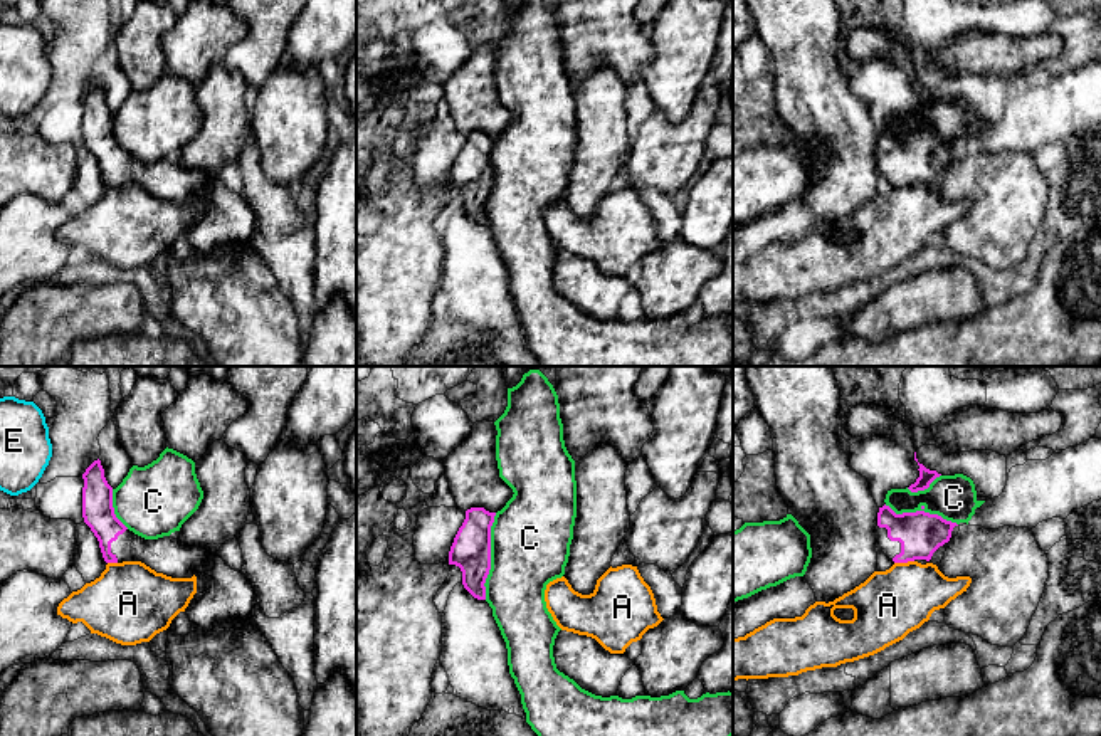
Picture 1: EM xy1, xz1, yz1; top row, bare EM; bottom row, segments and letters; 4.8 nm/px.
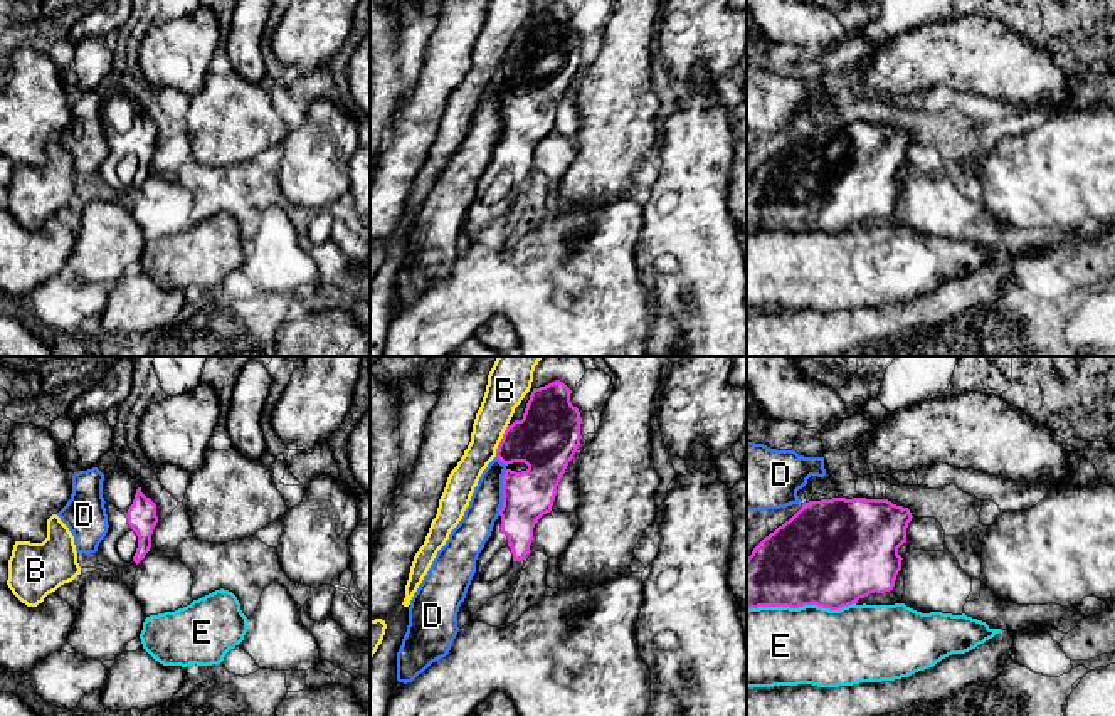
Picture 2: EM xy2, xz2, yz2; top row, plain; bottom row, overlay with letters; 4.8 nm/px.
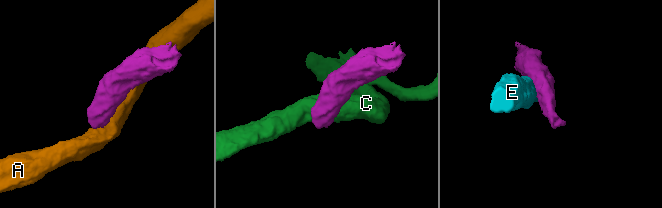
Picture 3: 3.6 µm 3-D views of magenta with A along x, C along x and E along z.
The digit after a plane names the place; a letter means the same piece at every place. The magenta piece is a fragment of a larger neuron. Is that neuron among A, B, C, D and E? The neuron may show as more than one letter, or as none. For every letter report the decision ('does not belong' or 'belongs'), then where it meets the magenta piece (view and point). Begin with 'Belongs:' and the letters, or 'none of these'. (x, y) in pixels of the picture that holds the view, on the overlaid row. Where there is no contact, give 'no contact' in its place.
Belongs: none of these
A: does not belong; contact yz1 (903, 562)
B: does not belong; contact xz2 (502, 441)
C: does not belong; contact xz1 (489, 557)
D: does not belong; contact xz2 (503, 493)
E: does not belong; contact yz2 (801, 605)

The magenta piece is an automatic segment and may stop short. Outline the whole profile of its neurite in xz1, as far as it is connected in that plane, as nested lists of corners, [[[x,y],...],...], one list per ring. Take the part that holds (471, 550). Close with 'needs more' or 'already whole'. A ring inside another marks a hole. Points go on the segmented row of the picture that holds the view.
[[[476,422],[469,437],[444,459],[449,491],[457,507],[466,511],[449,565],[461,568],[464,588],[477,600],[486,600],[494,516],[514,494],[499,477],[496,435],[494,422]]]; needs more

